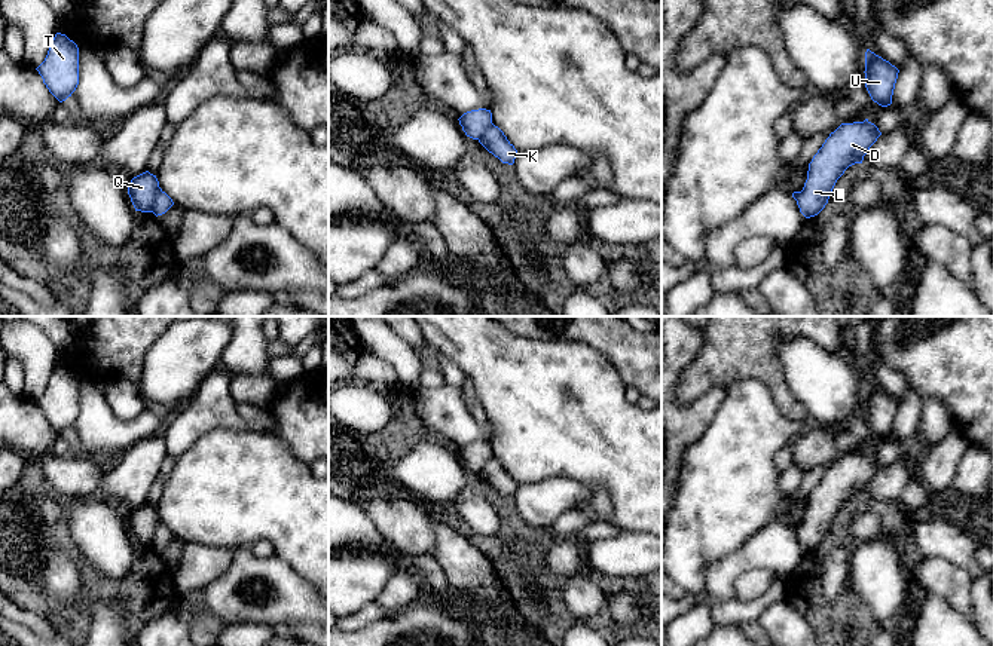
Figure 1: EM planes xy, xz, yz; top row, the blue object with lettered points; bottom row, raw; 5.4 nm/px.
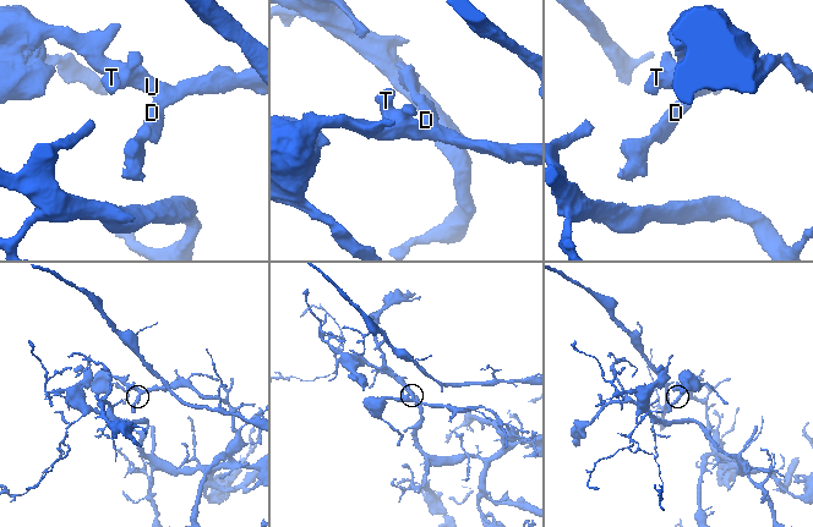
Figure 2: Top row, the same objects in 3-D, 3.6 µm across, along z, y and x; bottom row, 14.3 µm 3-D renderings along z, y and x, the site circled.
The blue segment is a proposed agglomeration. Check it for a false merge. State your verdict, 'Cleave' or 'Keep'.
Cleave

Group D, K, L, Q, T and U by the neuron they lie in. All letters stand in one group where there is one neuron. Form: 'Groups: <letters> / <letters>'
Groups: D K L T U / Q

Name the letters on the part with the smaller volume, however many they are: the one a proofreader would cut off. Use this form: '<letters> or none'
Q

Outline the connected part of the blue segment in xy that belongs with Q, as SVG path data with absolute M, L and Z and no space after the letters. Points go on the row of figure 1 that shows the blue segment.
M149 171L134 177L128 186L128 195L135 211L152 212L156 199L159 181Z

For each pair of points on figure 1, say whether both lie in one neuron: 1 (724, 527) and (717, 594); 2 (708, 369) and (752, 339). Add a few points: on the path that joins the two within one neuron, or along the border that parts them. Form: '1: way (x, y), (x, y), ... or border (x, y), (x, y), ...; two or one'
1: border (749, 536), (709, 566), (705, 588); two
2: way (718, 364), (742, 340); one

